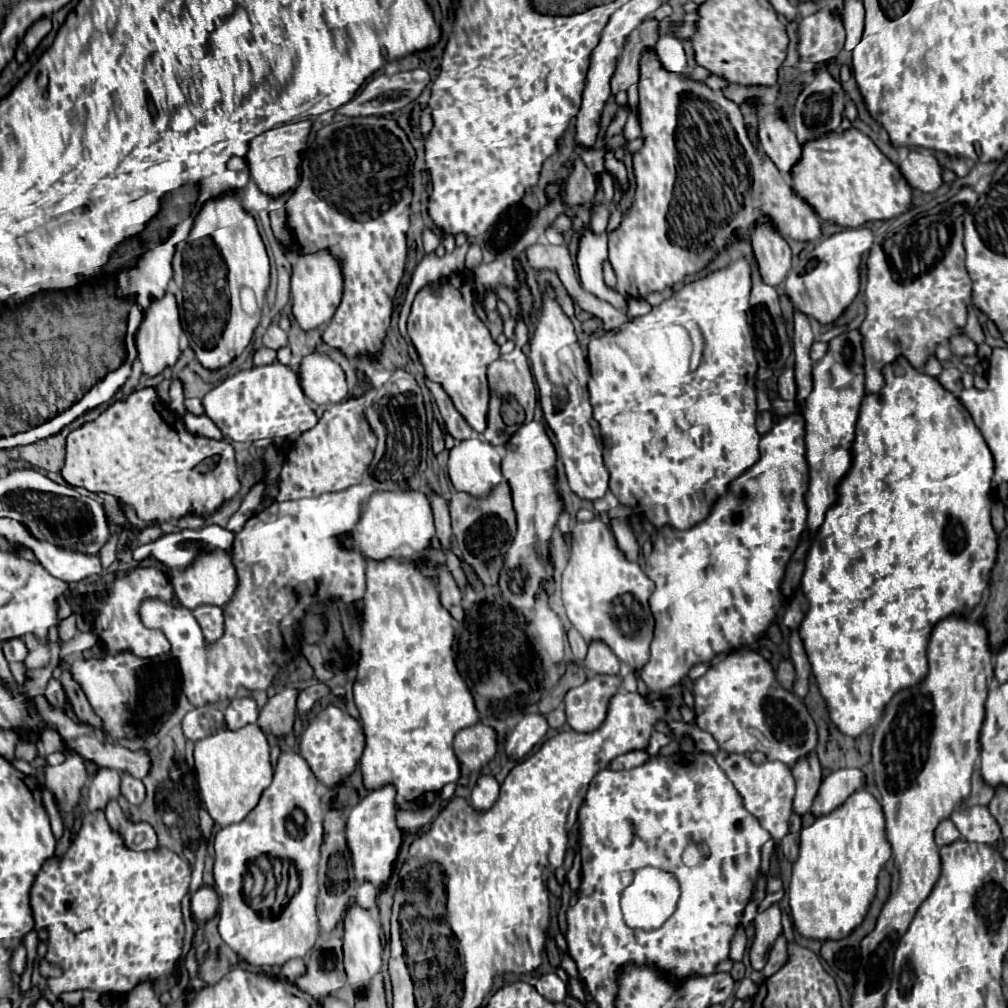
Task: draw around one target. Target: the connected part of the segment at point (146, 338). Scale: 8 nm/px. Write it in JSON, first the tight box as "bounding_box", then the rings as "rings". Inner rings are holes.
{"bounding_box":[137,293,181,375],"rings":[[[165,293],[165,297],[153,301],[149,309],[145,311],[145,317],[139,325],[137,331],[137,351],[139,351],[139,361],[143,365],[145,375],[157,375],[165,367],[173,367],[179,359],[179,335],[181,335],[181,321],[179,321],[179,307],[173,297],[173,293]]]}

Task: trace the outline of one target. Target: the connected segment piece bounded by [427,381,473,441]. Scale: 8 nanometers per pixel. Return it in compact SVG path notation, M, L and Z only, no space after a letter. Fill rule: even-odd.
M427 381L427 387L431 391L431 395L435 397L435 403L439 407L439 413L445 421L445 427L447 427L447 433L455 439L455 441L463 441L463 439L469 439L473 435L473 429L469 429L467 421L461 417L461 413L453 407L449 395L443 391L443 387L439 383L433 383L433 381Z

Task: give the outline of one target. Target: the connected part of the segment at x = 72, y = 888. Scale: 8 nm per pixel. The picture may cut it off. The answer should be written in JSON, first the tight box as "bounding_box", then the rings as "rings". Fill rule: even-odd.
{"bounding_box":[31,811,191,1005],"rings":[[[93,811],[83,817],[77,837],[59,861],[47,861],[39,871],[31,889],[31,909],[35,927],[49,931],[47,955],[51,965],[61,965],[61,977],[49,977],[47,985],[53,995],[75,989],[91,989],[101,995],[103,1005],[111,1005],[111,995],[129,993],[141,981],[155,981],[175,969],[183,953],[185,923],[181,915],[181,899],[189,889],[191,869],[183,857],[159,847],[153,851],[131,851],[123,847],[105,819],[103,811]]]}

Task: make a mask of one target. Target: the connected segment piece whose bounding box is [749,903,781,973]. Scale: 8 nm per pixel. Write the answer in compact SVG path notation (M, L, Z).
M773 903L767 911L755 917L755 939L749 951L751 965L755 971L761 973L761 969L767 963L769 949L779 935L781 935L781 911L779 911L779 905Z

